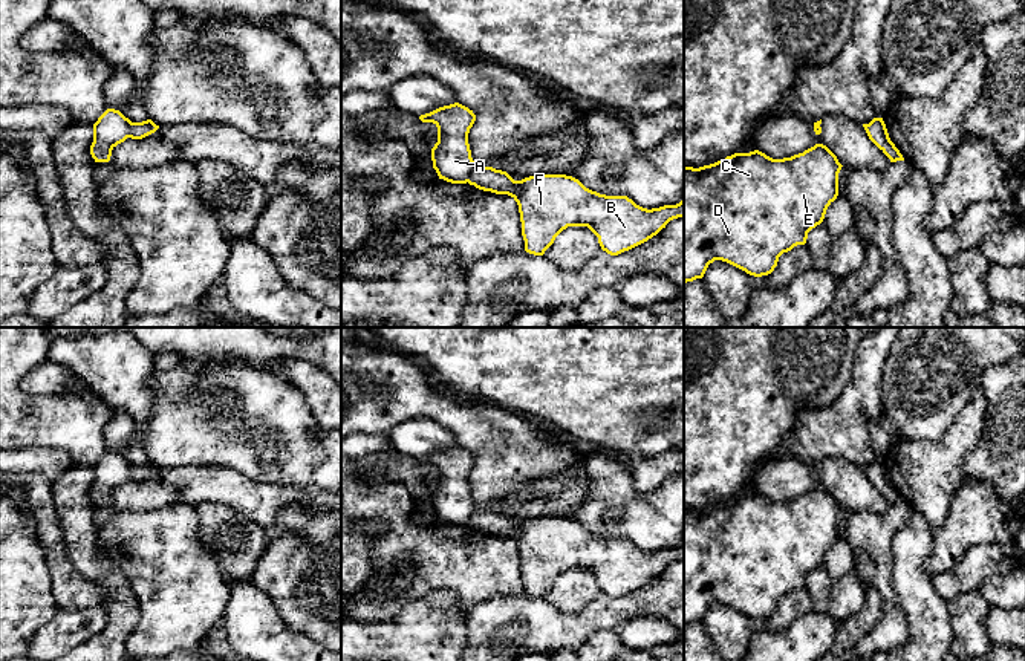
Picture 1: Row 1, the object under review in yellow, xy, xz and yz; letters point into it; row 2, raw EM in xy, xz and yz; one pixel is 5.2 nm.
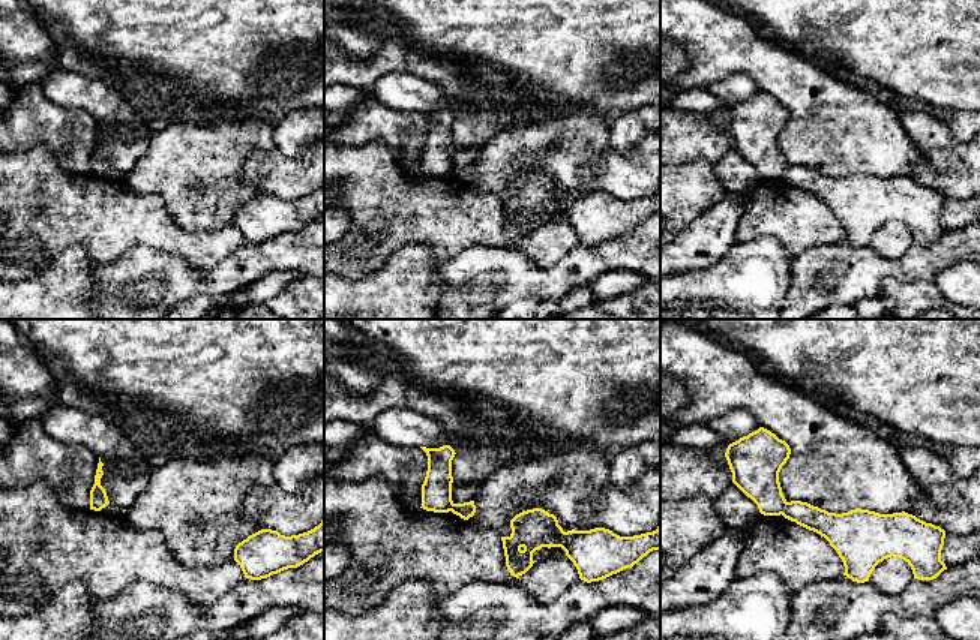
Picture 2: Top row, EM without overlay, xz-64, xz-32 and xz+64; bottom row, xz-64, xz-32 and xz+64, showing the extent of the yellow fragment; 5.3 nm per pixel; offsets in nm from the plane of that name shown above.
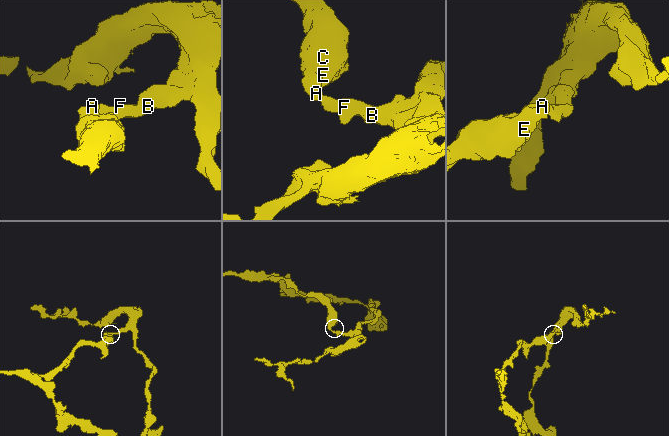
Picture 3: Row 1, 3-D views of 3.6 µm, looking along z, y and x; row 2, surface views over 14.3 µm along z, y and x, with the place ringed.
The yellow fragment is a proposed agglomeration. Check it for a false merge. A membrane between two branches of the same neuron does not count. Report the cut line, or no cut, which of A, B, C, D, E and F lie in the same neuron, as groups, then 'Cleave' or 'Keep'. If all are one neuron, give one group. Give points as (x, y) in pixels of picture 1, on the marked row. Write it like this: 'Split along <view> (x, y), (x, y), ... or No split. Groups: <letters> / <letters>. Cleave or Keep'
Split along xz (476, 166), (467, 181). Groups: A C D E / B F. Cleave

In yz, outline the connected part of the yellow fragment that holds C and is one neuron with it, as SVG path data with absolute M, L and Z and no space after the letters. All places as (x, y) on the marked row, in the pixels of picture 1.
M823 144L783 159L773 159L754 150L734 153L699 168L684 167L684 283L702 278L714 260L727 262L754 277L771 274L779 257L797 245L805 245L808 233L823 222L828 207L838 196L841 167Z

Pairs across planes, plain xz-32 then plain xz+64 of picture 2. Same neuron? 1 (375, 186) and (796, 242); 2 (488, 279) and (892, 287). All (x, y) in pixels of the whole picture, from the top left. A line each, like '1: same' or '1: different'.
1: same
2: different

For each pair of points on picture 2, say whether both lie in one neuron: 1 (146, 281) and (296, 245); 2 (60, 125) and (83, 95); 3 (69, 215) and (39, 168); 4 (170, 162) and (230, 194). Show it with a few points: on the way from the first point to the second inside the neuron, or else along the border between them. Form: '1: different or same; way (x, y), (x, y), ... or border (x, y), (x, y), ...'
1: same; way (183, 282), (219, 282), (258, 260)
2: different; border (44, 87), (48, 101), (84, 108), (99, 120)
3: same; way (57, 203), (42, 188), (39, 180)
4: same; way (185, 165), (209, 173), (215, 179)

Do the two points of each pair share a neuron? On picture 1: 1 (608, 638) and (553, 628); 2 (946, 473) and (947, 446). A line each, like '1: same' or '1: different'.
1: different
2: same

